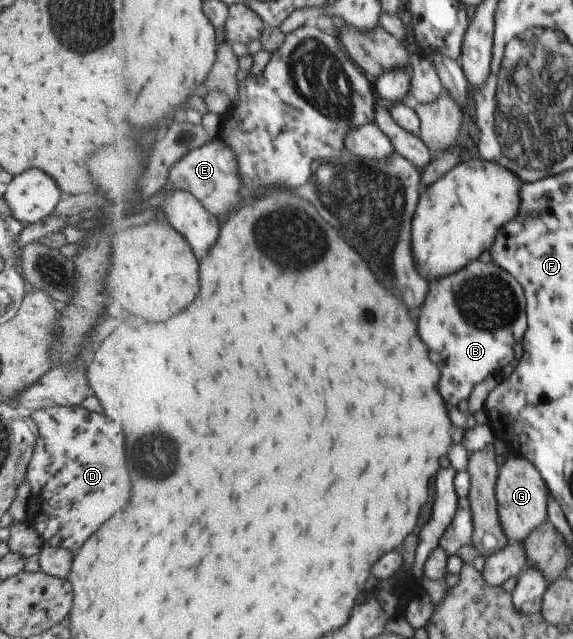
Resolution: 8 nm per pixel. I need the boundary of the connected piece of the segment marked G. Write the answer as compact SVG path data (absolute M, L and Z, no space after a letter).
M509 453L500 470L496 490L501 523L507 538L522 543L549 520L549 486L538 467L520 454Z

